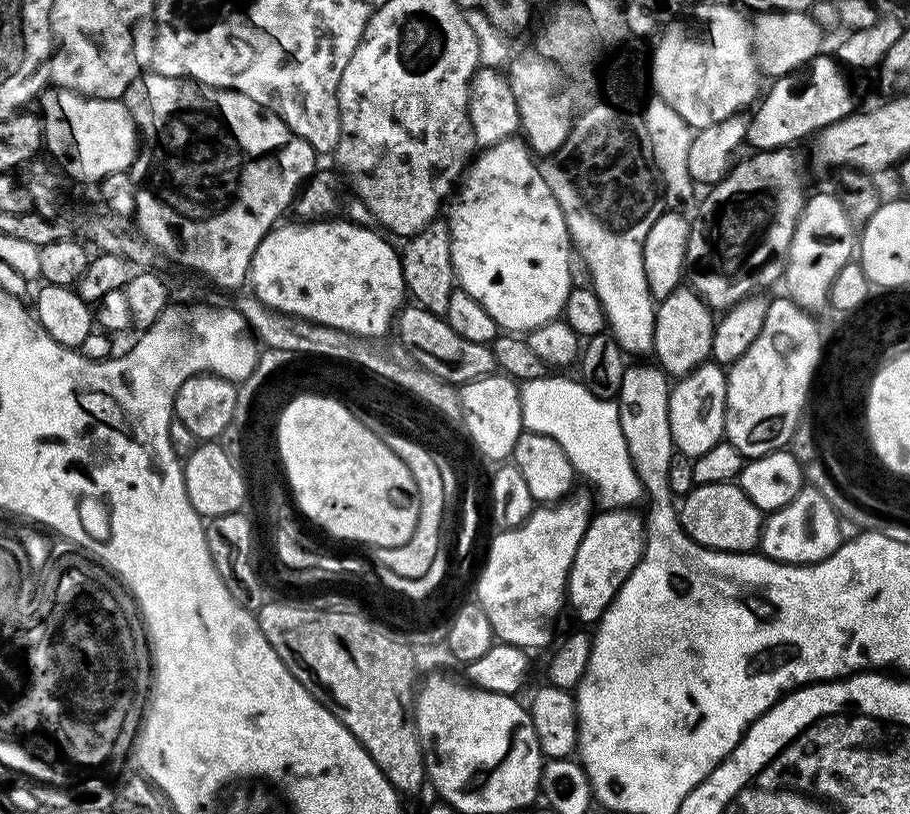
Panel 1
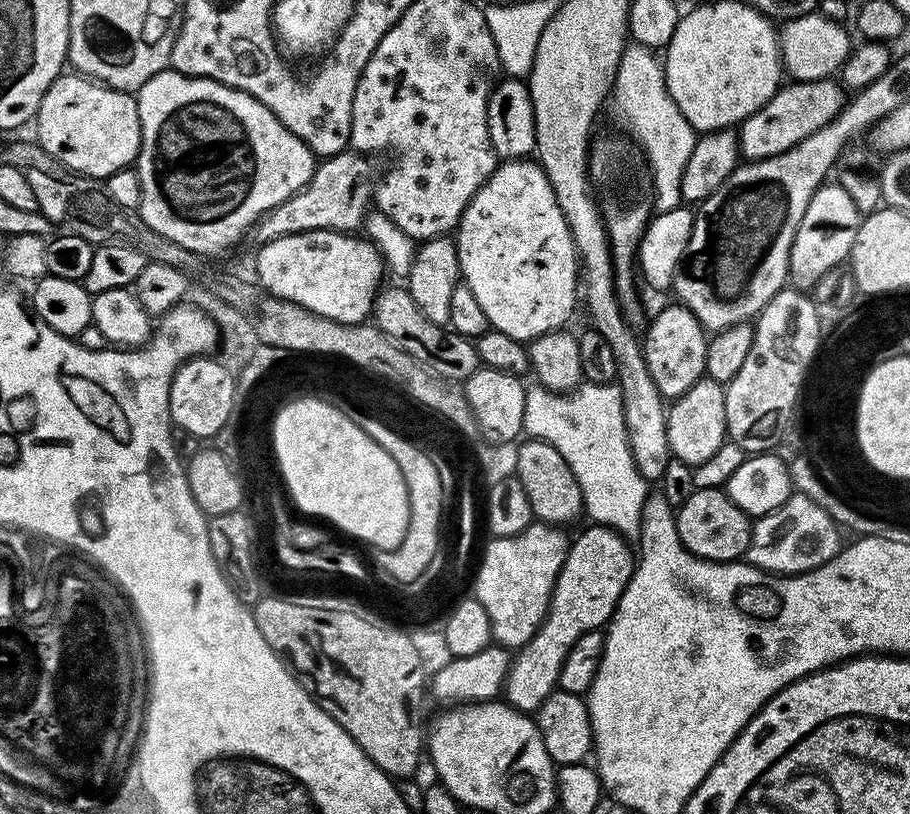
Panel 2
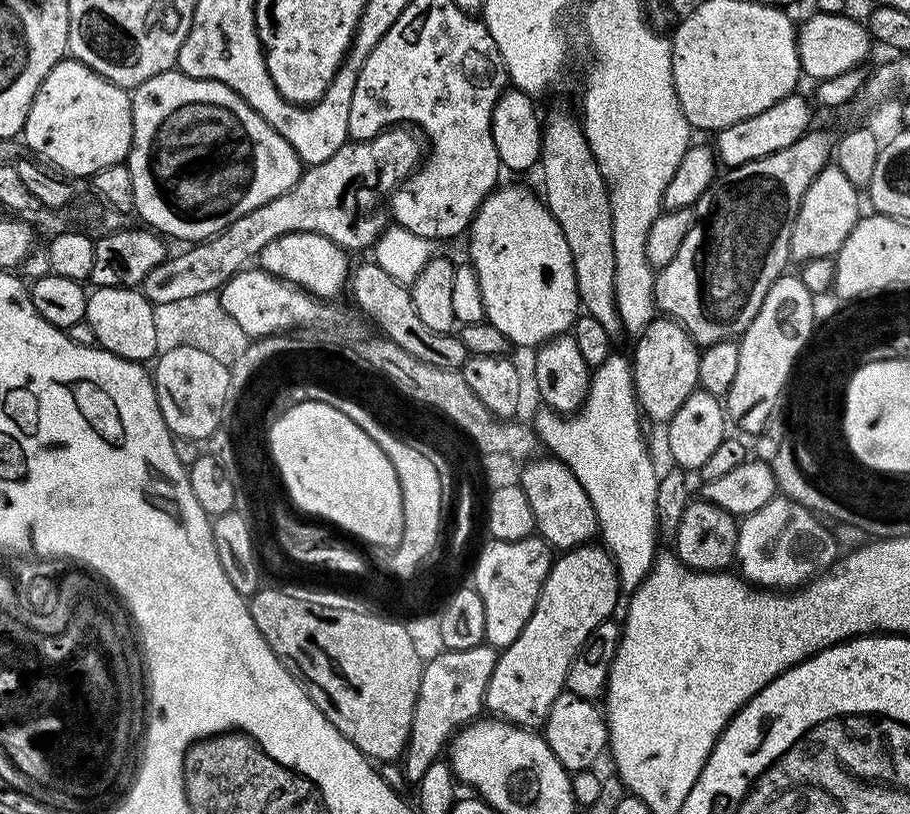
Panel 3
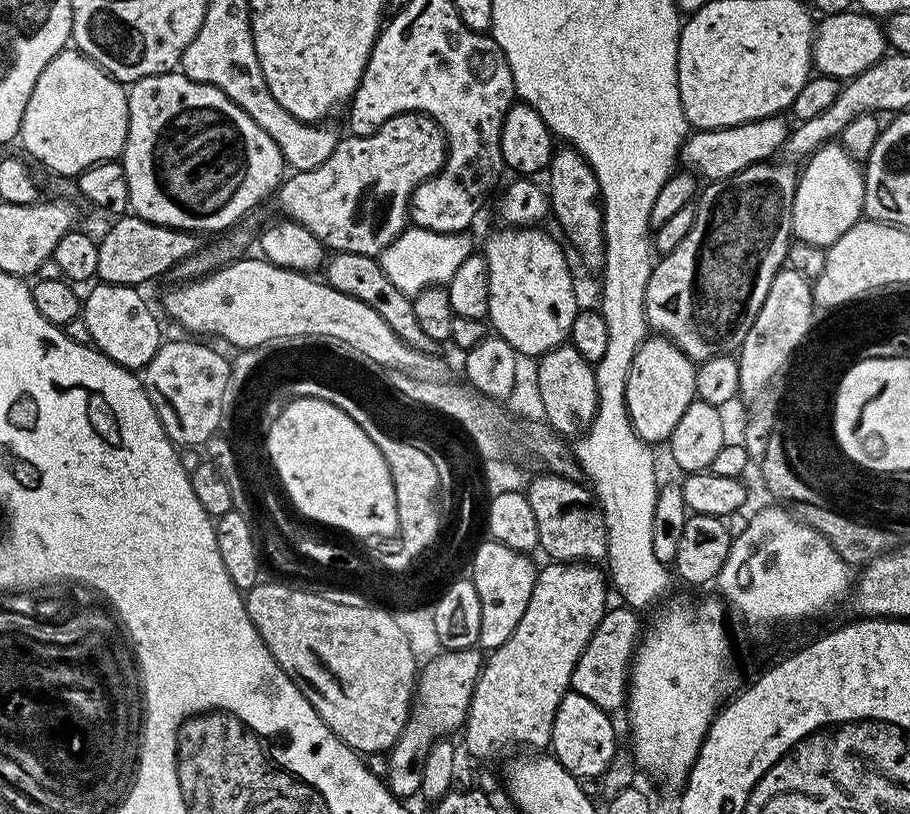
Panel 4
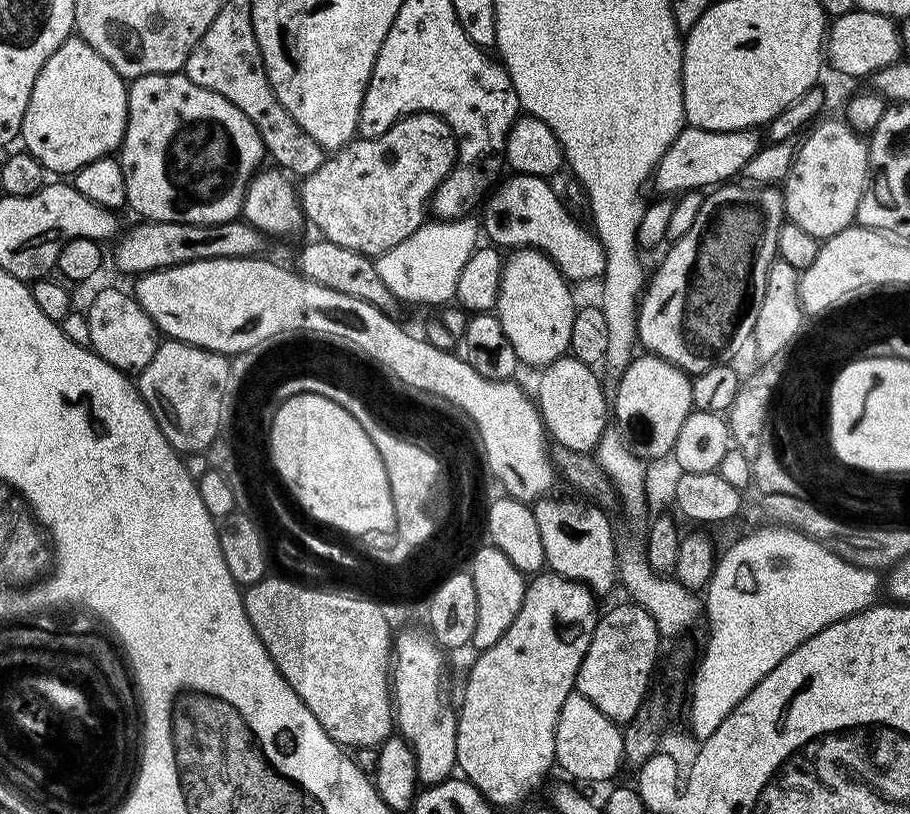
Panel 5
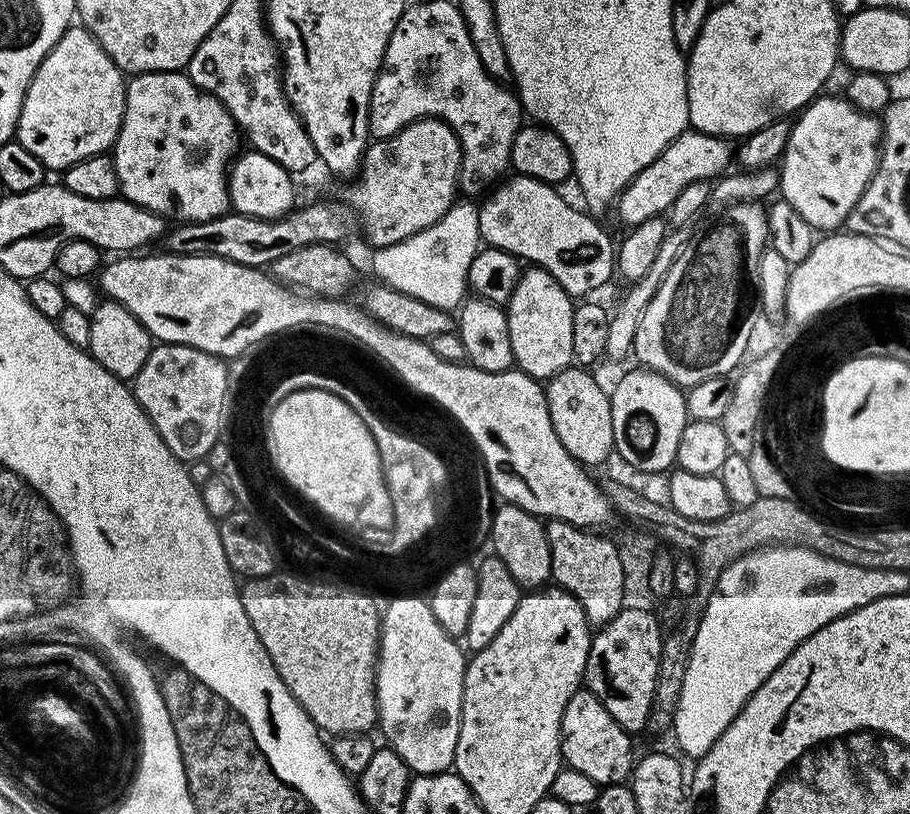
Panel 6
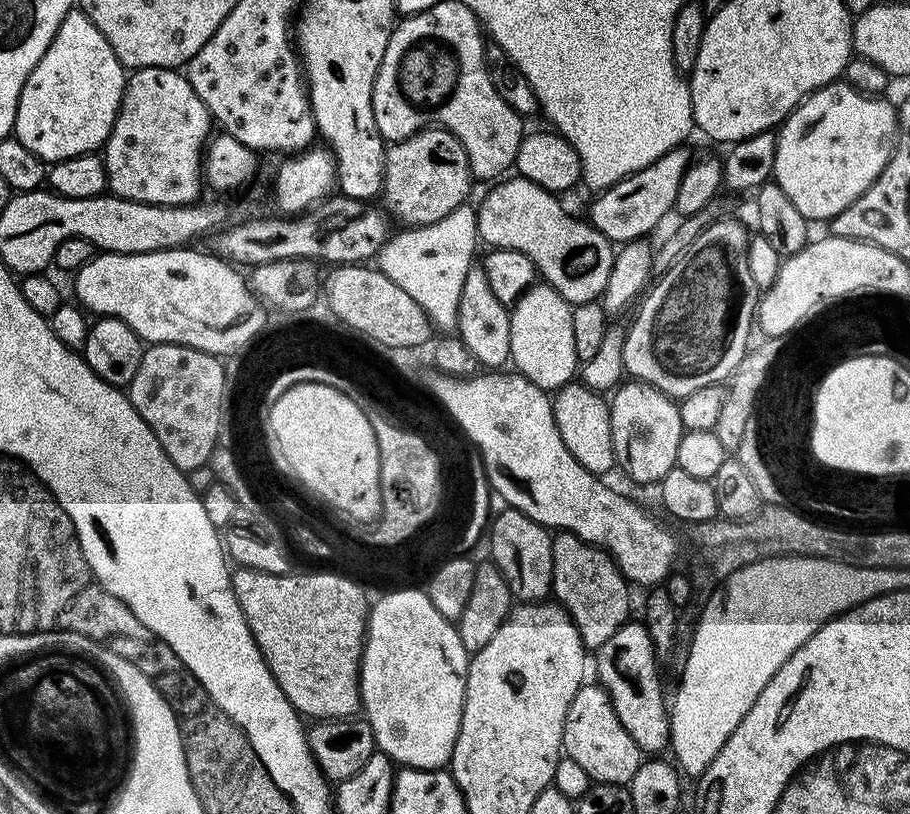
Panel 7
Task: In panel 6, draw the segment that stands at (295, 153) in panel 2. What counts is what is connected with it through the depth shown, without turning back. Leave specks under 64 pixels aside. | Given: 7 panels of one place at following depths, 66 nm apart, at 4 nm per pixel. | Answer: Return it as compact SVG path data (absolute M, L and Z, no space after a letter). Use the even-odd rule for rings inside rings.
M183 71L142 72L133 75L126 84L122 126L120 127L120 132L116 136L116 143L110 152L117 174L119 193L124 199L131 200L133 203L143 208L148 208L152 212L157 212L165 218L171 218L171 216L173 216L173 221L176 222L216 219L224 213L227 213L230 208L228 185L226 183L226 164L224 168L224 160L229 159L228 161L231 161L233 157L237 155L238 149L241 147L239 144L242 144L242 136L236 127L234 118L210 93L200 91L200 89L188 79Z

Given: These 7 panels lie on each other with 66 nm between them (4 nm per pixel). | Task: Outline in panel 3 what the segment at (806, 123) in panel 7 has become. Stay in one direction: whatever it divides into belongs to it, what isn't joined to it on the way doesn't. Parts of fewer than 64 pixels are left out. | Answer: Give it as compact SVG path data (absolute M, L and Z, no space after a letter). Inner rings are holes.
M836 166L822 169L806 190L796 221L793 223L792 237L789 240L791 259L807 262L824 257L835 257L842 242L846 242L850 230L854 230L856 221L862 215L860 200L862 204L861 193L851 184L850 179L846 178L842 170Z

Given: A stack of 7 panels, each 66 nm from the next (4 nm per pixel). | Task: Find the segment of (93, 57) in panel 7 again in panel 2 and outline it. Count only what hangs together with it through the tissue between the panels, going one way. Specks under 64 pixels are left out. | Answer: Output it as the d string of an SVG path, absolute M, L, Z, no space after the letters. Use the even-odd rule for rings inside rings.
M83 74L68 75L60 75L48 87L40 108L35 114L36 134L34 136L42 149L64 163L70 171L96 182L135 165L136 155L140 153L140 119L135 95L110 88L107 84L97 82Z

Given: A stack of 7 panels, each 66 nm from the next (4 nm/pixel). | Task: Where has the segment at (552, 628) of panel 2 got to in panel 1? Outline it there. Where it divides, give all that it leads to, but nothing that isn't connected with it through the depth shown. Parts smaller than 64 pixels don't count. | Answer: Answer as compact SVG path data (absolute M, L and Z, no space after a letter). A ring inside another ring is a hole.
M600 510L588 521L586 534L578 542L572 569L568 575L567 603L584 620L599 621L620 587L630 578L644 553L646 524L632 510Z

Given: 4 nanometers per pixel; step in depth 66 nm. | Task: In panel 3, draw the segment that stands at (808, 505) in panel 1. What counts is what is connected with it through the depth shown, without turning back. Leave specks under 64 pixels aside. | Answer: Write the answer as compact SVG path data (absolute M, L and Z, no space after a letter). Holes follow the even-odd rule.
M777 495L762 510L743 517L738 524L735 567L739 575L753 586L769 590L795 590L832 567L838 556L835 535L816 512Z

